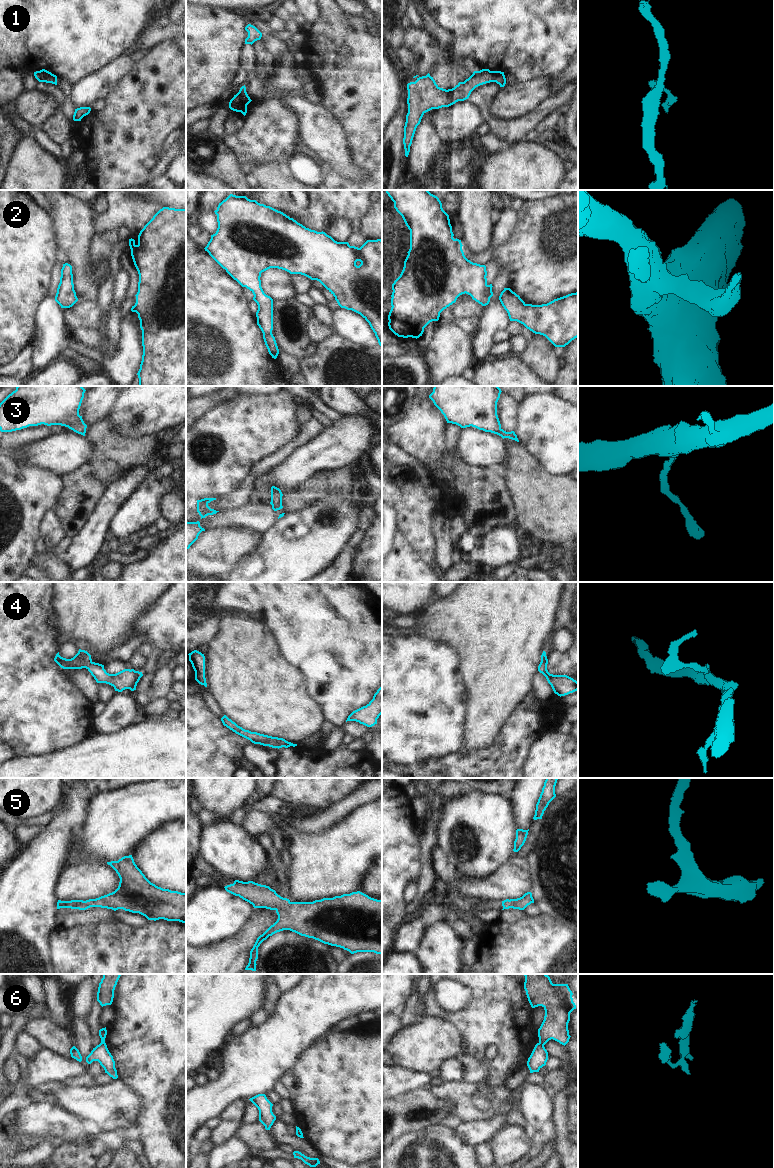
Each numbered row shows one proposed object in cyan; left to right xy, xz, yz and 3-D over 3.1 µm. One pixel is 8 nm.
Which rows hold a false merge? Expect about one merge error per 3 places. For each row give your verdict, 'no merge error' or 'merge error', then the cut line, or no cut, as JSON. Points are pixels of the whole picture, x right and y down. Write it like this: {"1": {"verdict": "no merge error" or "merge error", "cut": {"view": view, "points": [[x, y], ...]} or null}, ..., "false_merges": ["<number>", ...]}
{"1": {"verdict": "merge error", "cut": {"view": "xy", "points": [[48, 71], [43, 81]]}}, "2": {"verdict": "no merge error", "cut": null}, "3": {"verdict": "no merge error", "cut": null}, "4": {"verdict": "no merge error", "cut": null}, "5": {"verdict": "no merge error", "cut": null}, "6": {"verdict": "merge error", "cut": {"view": "yz", "points": [[539, 1042], [543, 1045]]}}, "false_merges": ["1", "6"]}

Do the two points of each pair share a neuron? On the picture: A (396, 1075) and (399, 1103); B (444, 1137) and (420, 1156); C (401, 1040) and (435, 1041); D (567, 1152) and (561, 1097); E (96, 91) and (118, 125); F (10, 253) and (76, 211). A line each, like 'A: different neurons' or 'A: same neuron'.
A: different neurons
B: same neuron
C: same neuron
D: same neuron
E: different neurons
F: different neurons

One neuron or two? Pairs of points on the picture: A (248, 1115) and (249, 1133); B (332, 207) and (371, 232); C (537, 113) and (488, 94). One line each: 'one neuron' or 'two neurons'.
A: two neurons
B: two neurons
C: one neuron

